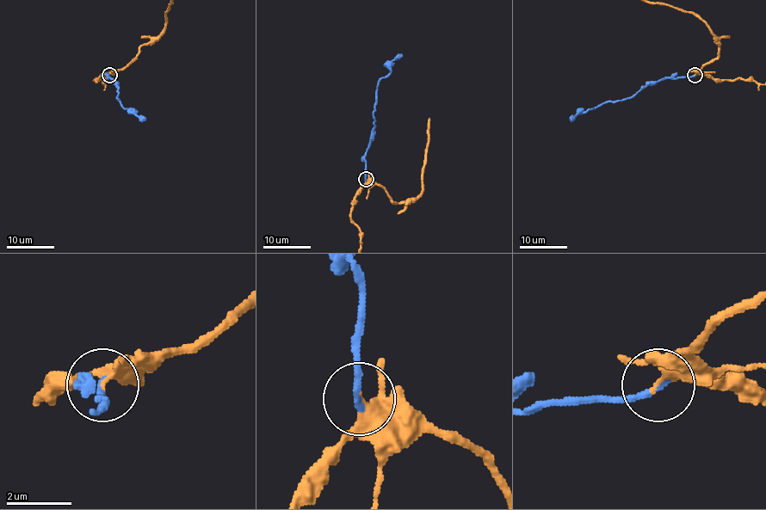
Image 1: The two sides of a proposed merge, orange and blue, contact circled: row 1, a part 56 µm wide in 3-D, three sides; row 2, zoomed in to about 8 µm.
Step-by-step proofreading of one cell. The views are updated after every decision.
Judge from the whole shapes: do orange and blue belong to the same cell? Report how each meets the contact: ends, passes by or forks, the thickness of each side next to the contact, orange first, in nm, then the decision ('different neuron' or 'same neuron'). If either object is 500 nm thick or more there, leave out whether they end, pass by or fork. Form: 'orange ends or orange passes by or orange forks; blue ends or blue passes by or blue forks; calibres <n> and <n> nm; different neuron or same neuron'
orange ends; blue ends; calibres 340 and 220 nm; same neuron

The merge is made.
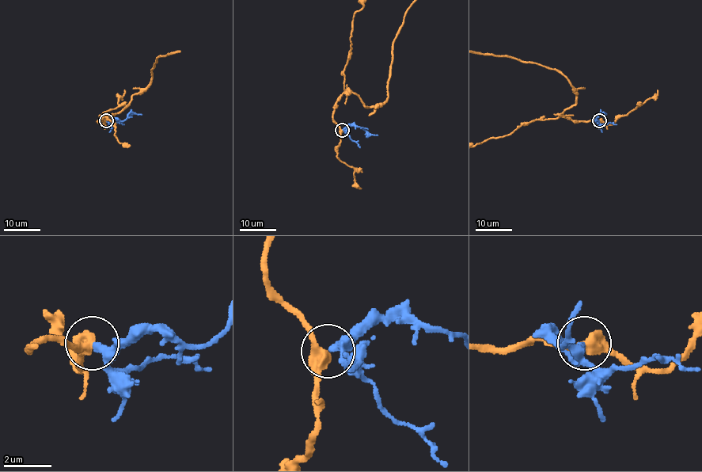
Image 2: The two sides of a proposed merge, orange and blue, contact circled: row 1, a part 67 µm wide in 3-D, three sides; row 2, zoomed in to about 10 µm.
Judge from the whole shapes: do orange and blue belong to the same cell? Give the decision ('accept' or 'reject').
reject

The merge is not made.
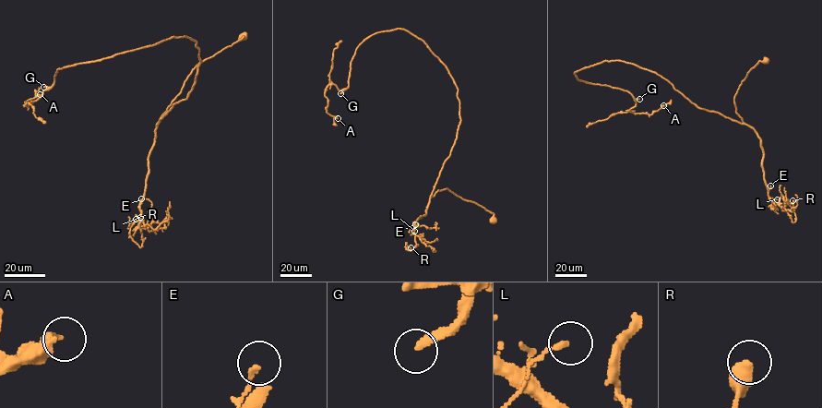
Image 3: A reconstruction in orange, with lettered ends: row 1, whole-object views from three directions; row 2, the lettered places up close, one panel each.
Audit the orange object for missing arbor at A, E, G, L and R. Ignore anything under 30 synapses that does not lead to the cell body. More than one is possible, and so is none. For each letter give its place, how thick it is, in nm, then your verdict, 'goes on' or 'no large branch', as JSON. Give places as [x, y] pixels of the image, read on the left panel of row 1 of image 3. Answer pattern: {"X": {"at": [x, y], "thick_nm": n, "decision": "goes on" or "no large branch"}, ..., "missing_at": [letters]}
{"A": {"at": [40, 94], "thick_nm": 240, "decision": "no large branch"}, "E": {"at": [141, 198], "thick_nm": 130, "decision": "no large branch"}, "G": {"at": [43, 87], "thick_nm": 280, "decision": "goes on"}, "L": {"at": [140, 217], "thick_nm": 180, "decision": "no large branch"}, "R": {"at": [136, 219], "thick_nm": 360, "decision": "no large branch"}, "missing_at": ["G"]}

